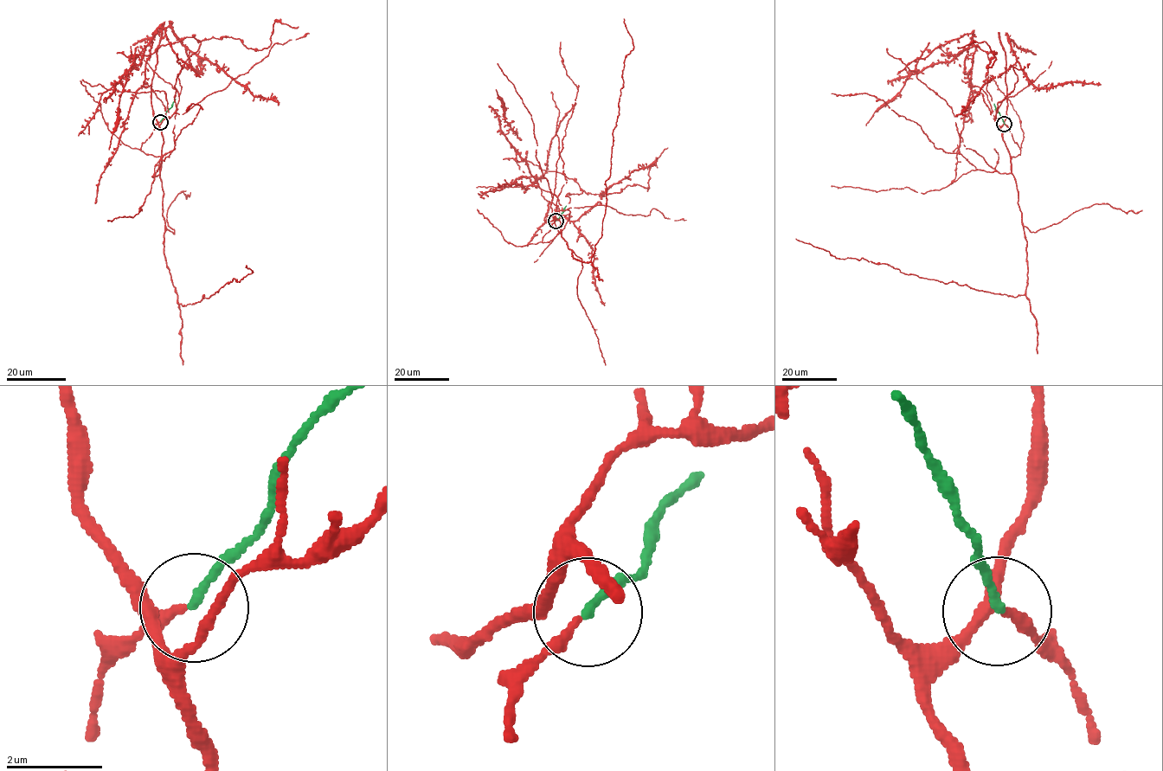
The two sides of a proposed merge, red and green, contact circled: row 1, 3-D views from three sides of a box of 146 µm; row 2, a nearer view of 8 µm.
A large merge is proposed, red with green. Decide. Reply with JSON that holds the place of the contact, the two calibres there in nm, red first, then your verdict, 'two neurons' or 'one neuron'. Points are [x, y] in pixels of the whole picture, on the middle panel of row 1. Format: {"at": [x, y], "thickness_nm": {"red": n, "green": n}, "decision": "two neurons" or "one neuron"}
{"at": [555, 221], "thickness_nm": {"red": 160, "green": 160}, "decision": "one neuron"}

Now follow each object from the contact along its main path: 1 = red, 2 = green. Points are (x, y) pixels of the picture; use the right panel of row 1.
1: (1005, 124), (1001, 136), (1027, 242), (1024, 294), (1009, 296), (919, 277), (863, 258), (836, 258), (796, 239)
2: (1004, 124), (993, 104)

